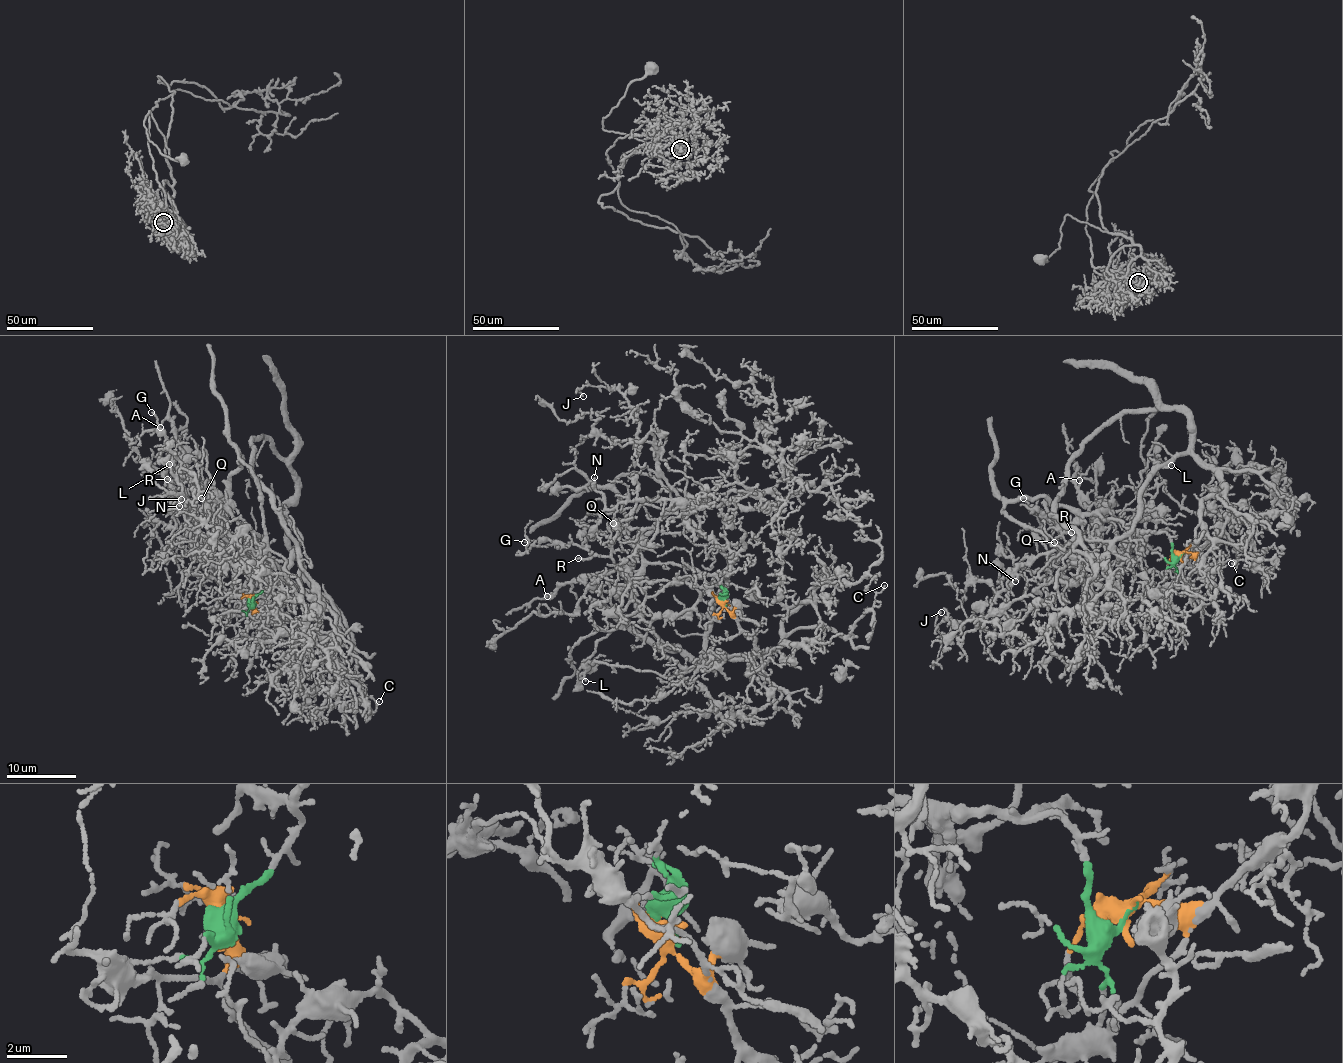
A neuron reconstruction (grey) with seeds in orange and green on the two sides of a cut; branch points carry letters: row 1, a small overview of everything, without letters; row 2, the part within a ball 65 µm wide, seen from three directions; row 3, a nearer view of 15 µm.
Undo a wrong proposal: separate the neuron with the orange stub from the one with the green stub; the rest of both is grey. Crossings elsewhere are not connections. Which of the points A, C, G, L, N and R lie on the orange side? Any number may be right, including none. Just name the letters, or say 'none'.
C, L, N

